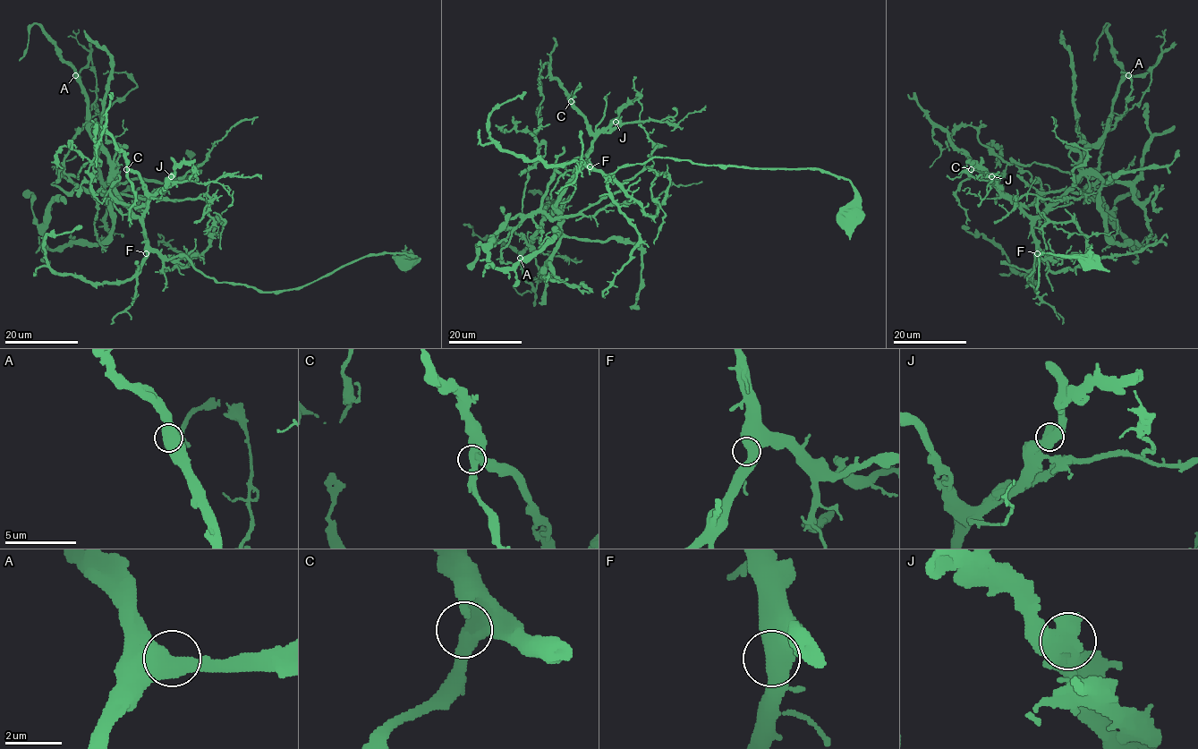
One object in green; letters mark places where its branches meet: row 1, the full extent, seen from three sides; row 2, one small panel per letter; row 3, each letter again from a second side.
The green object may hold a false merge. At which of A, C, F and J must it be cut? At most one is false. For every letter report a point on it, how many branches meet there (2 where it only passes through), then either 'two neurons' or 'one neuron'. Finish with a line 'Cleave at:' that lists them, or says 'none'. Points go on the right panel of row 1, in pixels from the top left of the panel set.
A: at (1128, 75); 2 branches meet; one neuron
C: at (971, 169); 2 branches meet; one neuron
F: at (1037, 253); 2 branches meet; one neuron
J: at (991, 176); 2 branches meet; two neurons
Cleave at: J

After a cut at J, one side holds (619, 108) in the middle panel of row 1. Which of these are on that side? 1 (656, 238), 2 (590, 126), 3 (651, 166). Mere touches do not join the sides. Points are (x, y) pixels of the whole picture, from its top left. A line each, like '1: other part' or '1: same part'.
1: other part
2: same part
3: other part

